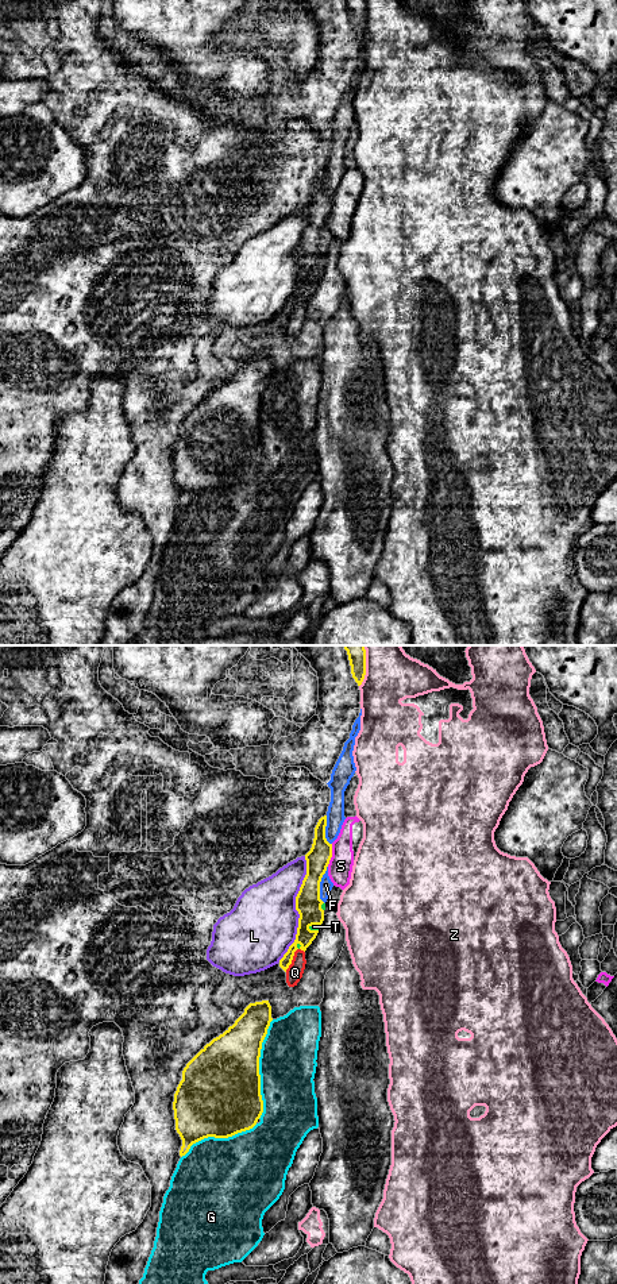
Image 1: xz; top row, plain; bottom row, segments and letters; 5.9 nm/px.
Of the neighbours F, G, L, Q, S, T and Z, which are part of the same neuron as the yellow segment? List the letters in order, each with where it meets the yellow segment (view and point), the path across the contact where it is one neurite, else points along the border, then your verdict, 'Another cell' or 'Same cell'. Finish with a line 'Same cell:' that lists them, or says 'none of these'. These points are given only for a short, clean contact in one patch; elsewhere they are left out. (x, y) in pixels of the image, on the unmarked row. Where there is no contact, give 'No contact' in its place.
F: Touches yellow at xz (319, 236). Another cell
G: Touches yellow at xz (258, 421). Another cell
L: Touches yellow at xz (296, 261). Another cell
Q: Touches yellow at xz (292, 311). Another cell
S: Touches yellow at xz (331, 207). Another cell
T: Touches yellow at xz (313, 276). Boundary: xz (319, 277), (308, 280). Another cell
Z: Touches yellow at xz (365, 19). Another cell
Same cell: none of these

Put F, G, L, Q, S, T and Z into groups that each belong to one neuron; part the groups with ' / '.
F Q T / G / L / S / Z

